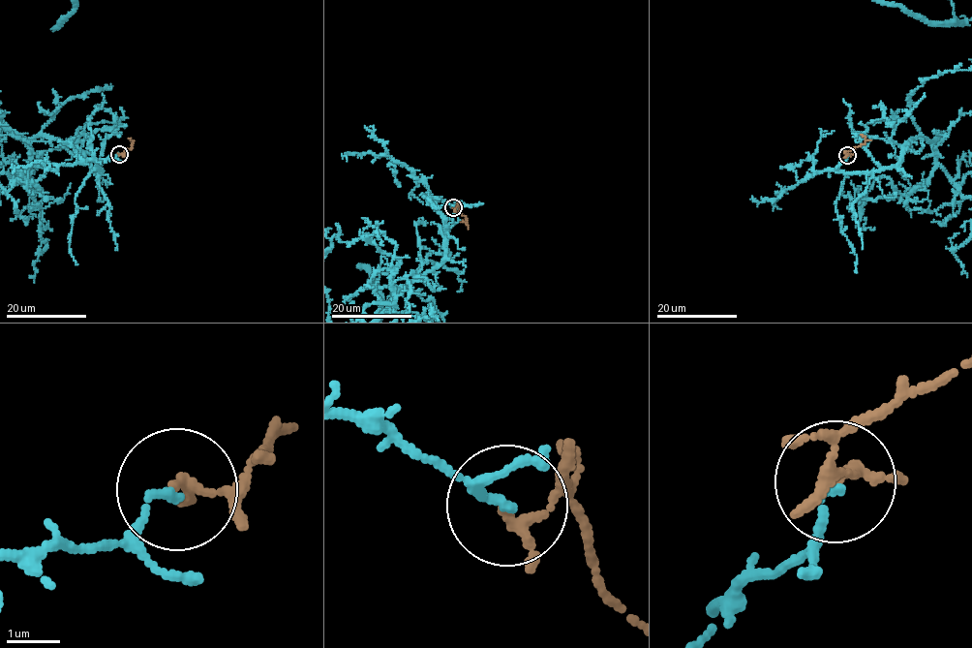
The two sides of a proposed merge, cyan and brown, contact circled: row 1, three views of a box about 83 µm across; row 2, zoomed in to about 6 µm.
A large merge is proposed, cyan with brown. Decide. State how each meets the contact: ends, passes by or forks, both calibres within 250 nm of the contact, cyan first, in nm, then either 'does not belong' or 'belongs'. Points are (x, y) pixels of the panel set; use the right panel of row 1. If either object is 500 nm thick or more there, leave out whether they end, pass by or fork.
cyan ends; brown passes by; calibres 140 and 160 nm; does not belong

